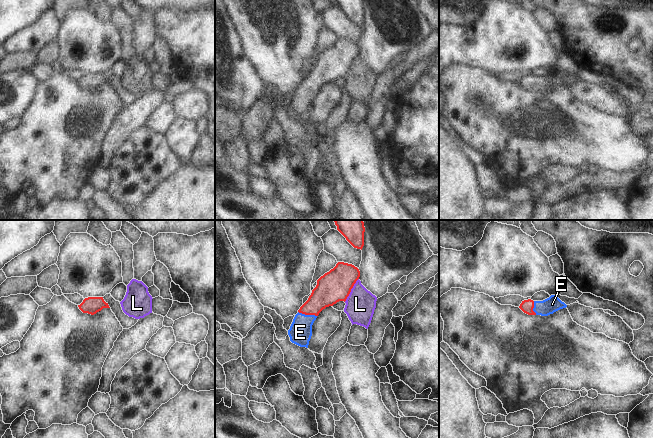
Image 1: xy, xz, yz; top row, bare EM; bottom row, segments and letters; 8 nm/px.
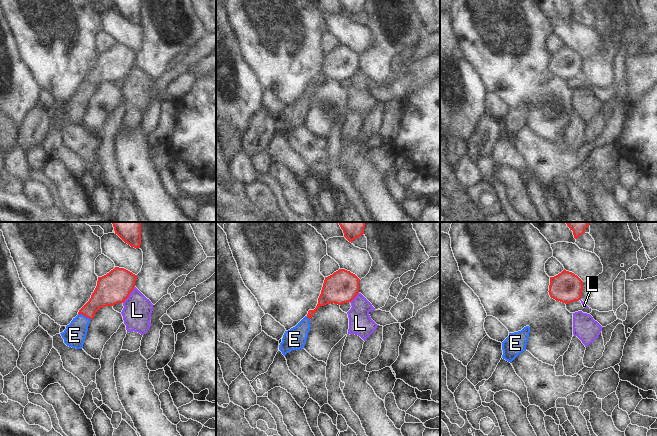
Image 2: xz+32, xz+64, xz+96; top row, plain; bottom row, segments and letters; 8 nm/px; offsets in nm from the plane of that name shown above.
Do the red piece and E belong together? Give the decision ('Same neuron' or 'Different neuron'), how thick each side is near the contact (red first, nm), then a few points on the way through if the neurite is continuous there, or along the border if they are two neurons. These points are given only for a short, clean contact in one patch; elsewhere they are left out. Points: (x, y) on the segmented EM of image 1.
Same neuron. Thickness 220 nm (red) against 190 nm. Path across: xz (328, 291), (307, 314), (302, 322), (300, 332).

